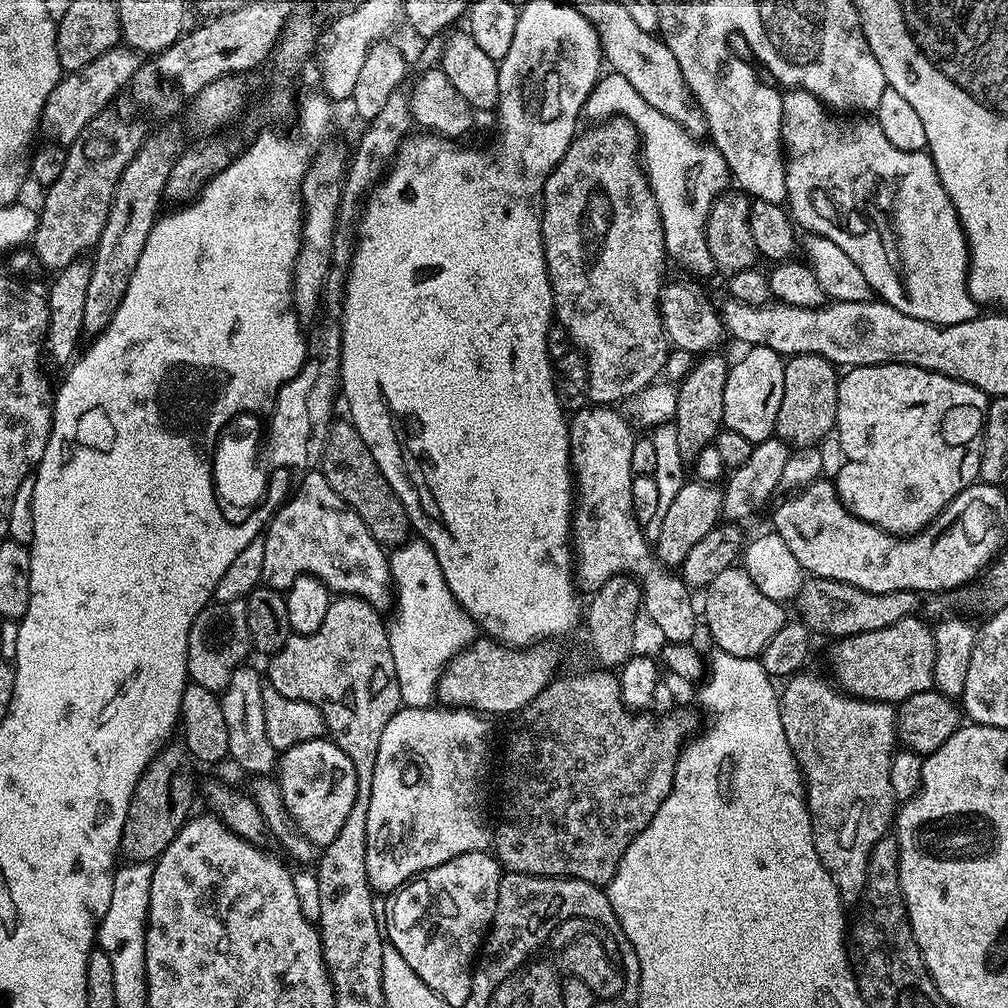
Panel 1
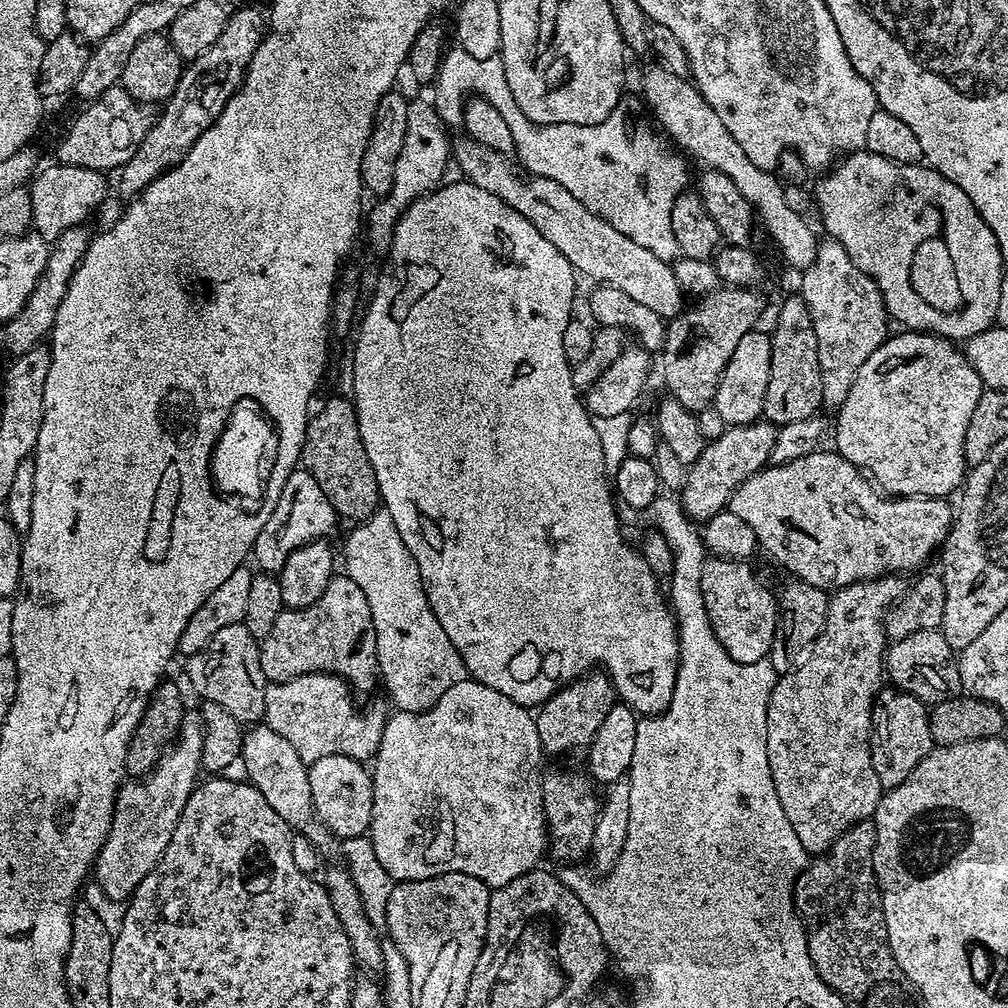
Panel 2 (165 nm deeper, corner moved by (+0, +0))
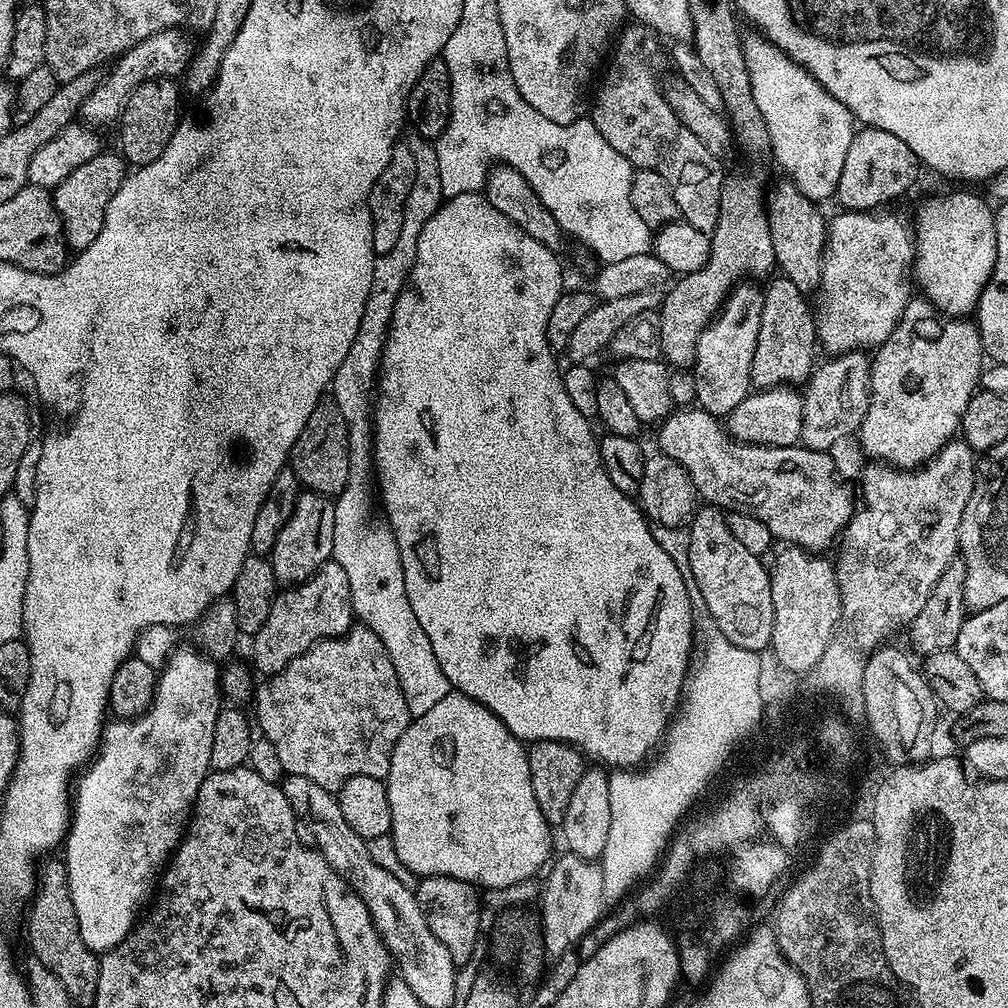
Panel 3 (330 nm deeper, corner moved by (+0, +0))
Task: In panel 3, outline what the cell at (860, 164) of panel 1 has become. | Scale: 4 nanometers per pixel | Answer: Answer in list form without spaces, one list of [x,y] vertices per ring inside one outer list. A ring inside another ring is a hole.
[[[952,192],[941,200],[928,200],[914,216],[914,235],[916,237],[916,259],[914,261],[914,280],[922,291],[923,299],[943,312],[946,316],[968,318],[976,311],[982,290],[994,270],[996,257],[996,212],[980,196],[972,192]]]

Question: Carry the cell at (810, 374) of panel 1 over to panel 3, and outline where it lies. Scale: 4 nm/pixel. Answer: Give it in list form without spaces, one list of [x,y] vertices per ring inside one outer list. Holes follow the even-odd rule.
[[[787,276],[777,277],[777,280],[769,279],[768,288],[763,289],[762,326],[758,326],[758,346],[754,346],[754,362],[750,362],[752,388],[756,390],[803,385],[817,363],[818,337],[813,305],[808,305],[806,293],[798,290]]]

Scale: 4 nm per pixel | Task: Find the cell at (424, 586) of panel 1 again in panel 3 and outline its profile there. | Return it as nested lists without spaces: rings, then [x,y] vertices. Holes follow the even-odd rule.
[[[409,135],[406,143],[414,154],[416,177],[410,189],[410,198],[406,198],[404,217],[402,218],[402,234],[398,242],[386,254],[376,257],[374,278],[370,281],[370,294],[366,297],[366,310],[362,310],[362,322],[358,322],[358,334],[354,334],[354,343],[342,358],[342,366],[334,374],[330,385],[330,396],[336,409],[348,427],[348,481],[339,496],[334,500],[334,550],[332,559],[346,570],[346,578],[350,578],[350,598],[355,619],[365,624],[378,638],[382,638],[382,646],[386,646],[386,654],[390,654],[390,662],[394,662],[394,670],[398,674],[398,682],[402,686],[402,694],[406,698],[409,717],[415,718],[426,714],[435,704],[442,702],[450,691],[446,674],[442,674],[442,666],[438,666],[438,658],[434,655],[434,646],[430,646],[430,638],[426,638],[426,630],[418,626],[418,618],[414,618],[414,610],[410,610],[410,598],[406,598],[406,582],[402,574],[402,558],[400,547],[394,538],[392,529],[383,519],[372,518],[372,496],[374,500],[374,385],[378,380],[380,355],[384,353],[384,345],[388,343],[388,327],[394,314],[394,302],[398,302],[398,294],[402,294],[404,284],[412,275],[414,258],[418,254],[418,238],[422,234],[422,226],[430,222],[430,218],[439,210],[446,197],[442,190],[442,178],[438,178],[438,158],[435,147],[423,136]]]

